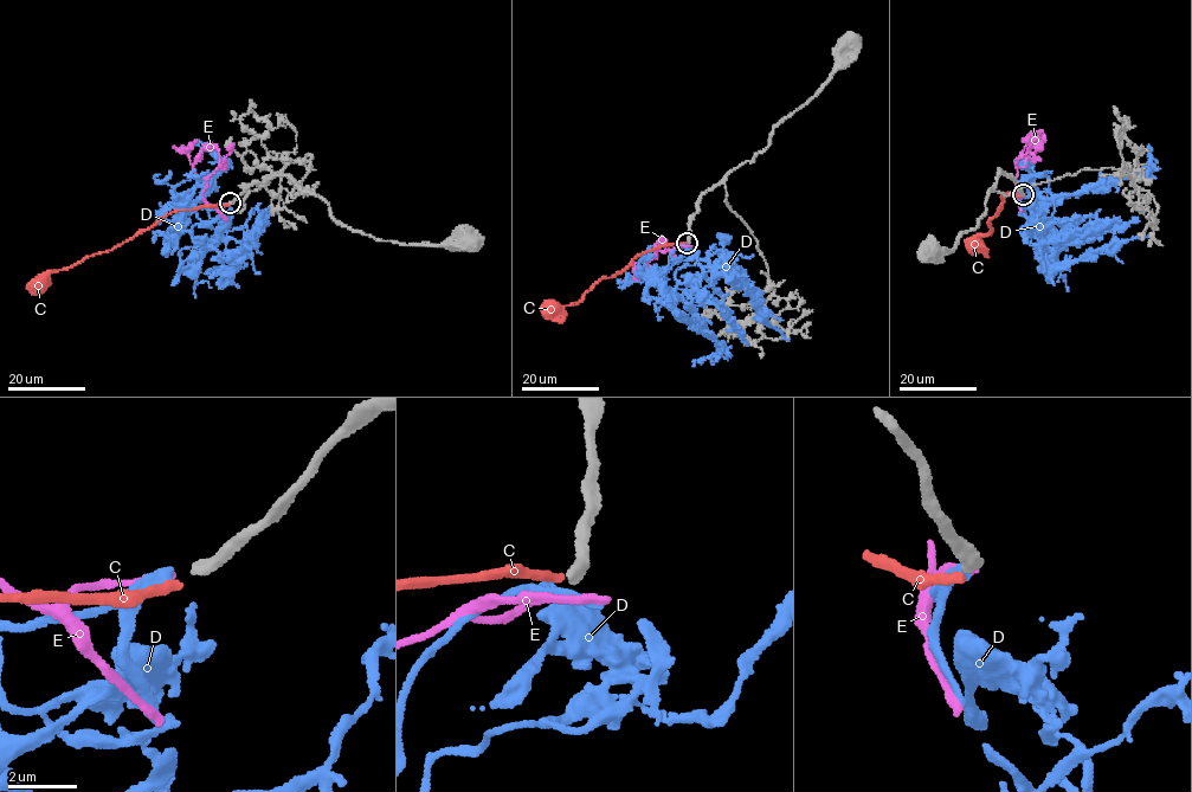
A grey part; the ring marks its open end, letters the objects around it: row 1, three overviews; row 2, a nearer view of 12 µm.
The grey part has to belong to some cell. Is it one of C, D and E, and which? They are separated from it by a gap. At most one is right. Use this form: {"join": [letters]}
{"join": ["D"]}

